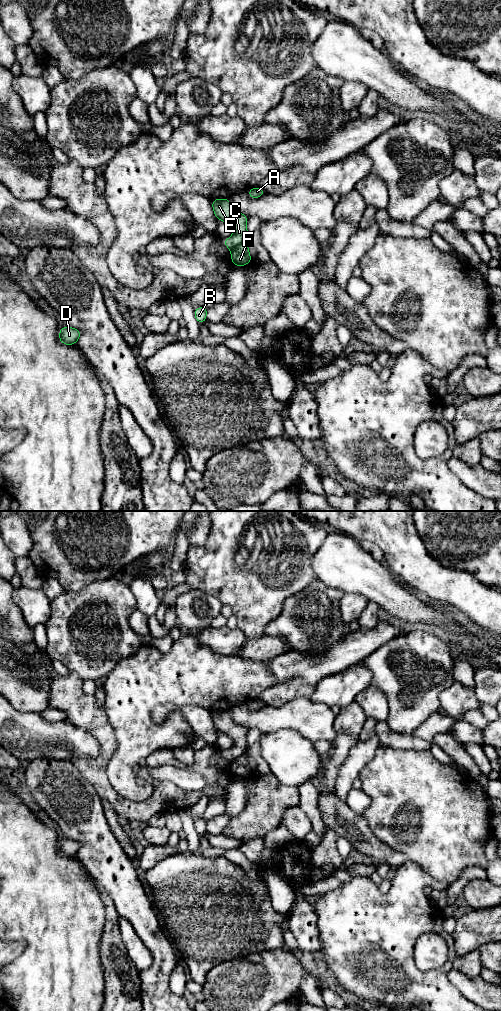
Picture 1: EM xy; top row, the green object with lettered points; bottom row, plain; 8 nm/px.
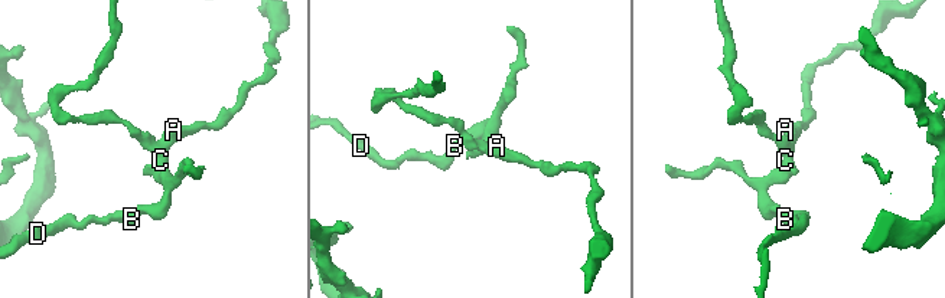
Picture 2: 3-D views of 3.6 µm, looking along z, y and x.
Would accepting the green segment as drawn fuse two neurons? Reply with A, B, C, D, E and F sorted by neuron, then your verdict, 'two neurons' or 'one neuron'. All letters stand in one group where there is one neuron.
A C E / B D F | two neurons

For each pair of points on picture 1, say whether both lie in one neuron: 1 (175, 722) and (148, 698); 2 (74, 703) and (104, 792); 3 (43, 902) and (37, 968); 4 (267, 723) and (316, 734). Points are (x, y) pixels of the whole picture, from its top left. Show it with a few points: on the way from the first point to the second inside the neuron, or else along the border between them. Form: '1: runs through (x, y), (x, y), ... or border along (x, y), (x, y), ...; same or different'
1: runs through (163, 728), (155, 728), (147, 720), (147, 710); same
2: runs through (96, 725), (105, 735), (101, 770); same
3: runs through (43, 918), (43, 952); same
4: runs through (279, 721), (304, 722); same

